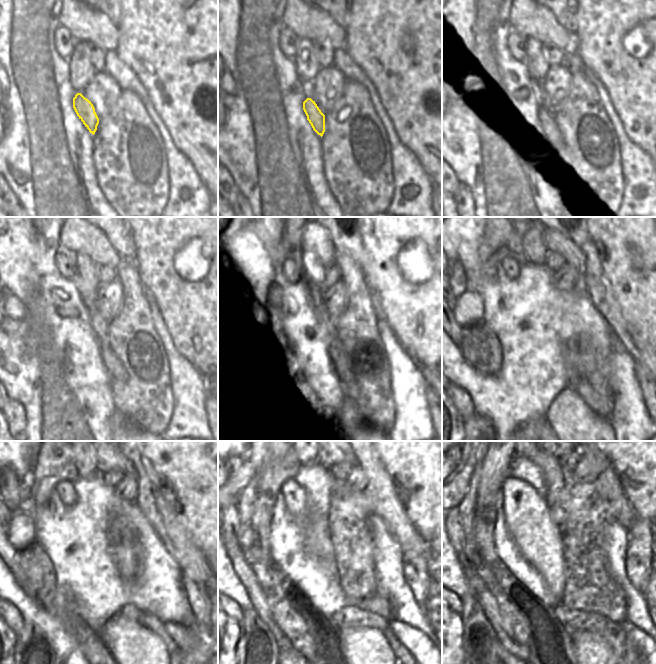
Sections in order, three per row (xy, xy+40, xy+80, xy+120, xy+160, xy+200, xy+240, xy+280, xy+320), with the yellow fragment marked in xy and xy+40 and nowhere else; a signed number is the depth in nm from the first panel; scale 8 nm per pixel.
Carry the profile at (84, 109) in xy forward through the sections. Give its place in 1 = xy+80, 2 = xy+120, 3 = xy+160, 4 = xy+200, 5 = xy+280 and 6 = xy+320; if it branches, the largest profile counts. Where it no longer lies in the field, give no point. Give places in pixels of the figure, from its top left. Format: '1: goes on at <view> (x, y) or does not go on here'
1: goes on at xy+80 (546, 121)
2: goes on at xy+120 (115, 368)
3: goes on at xy+160 (340, 366)
4: goes on at xy+200 (572, 379)
5: goes on at xy+280 (350, 616)
6: goes on at xy+320 (572, 620)

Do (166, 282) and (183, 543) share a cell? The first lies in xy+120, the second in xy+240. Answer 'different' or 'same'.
different

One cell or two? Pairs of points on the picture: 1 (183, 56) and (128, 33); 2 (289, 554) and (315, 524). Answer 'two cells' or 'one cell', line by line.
1: one cell
2: two cells

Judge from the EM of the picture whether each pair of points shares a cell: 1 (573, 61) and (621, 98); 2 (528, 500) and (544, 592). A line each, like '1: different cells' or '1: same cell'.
1: different cells
2: different cells

